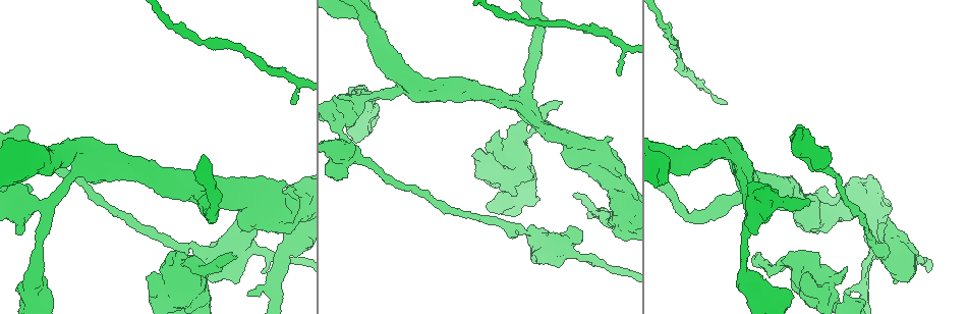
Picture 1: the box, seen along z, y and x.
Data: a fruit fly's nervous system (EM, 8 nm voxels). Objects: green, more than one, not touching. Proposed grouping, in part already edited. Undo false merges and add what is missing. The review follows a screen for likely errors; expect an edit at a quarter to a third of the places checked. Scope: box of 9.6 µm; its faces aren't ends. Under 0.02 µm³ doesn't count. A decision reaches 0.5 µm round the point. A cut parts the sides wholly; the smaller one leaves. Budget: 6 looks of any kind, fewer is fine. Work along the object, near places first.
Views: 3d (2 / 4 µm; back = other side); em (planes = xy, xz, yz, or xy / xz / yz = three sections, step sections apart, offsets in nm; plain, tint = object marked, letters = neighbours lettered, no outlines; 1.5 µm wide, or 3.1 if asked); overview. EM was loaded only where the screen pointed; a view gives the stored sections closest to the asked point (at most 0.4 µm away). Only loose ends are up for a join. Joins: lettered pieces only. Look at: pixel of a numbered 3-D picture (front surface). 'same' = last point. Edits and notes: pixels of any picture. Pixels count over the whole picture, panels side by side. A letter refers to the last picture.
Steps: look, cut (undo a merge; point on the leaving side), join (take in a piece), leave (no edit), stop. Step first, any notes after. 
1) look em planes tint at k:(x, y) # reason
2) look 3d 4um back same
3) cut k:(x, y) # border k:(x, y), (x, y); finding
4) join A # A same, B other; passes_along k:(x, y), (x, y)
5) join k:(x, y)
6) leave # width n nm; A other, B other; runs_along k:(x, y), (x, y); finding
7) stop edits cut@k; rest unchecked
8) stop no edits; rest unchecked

look em yz step 4 letters at 1:(562, 101) # free end

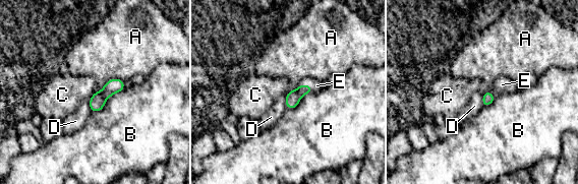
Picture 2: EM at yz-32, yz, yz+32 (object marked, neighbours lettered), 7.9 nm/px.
join E # A other, B other, C other, D other, E same; passes_along 2:(292, 98), (308, 85), (316, 85); the neuron continues

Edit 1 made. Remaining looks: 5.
look overview # redraw

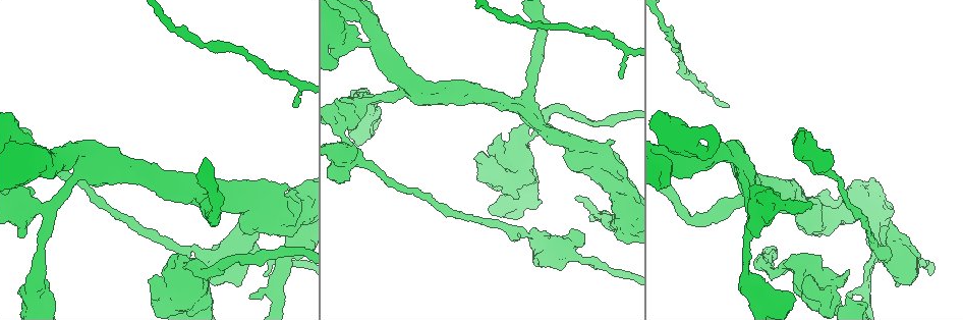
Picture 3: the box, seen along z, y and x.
look 3d 4um at 3:(297, 105)

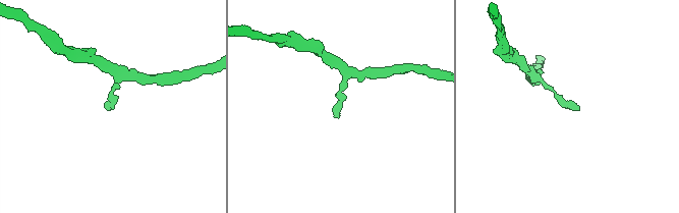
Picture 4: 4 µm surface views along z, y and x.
look em xy step 4 letters at 4:(109, 108)

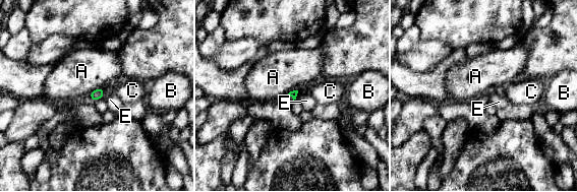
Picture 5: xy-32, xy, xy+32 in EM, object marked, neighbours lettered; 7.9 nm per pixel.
leave # A other, B other, C other, E other; border 5:(102, 86), (96, 87), (88, 98); none of them fits

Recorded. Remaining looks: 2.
stop edits join@2; rest unchecked

